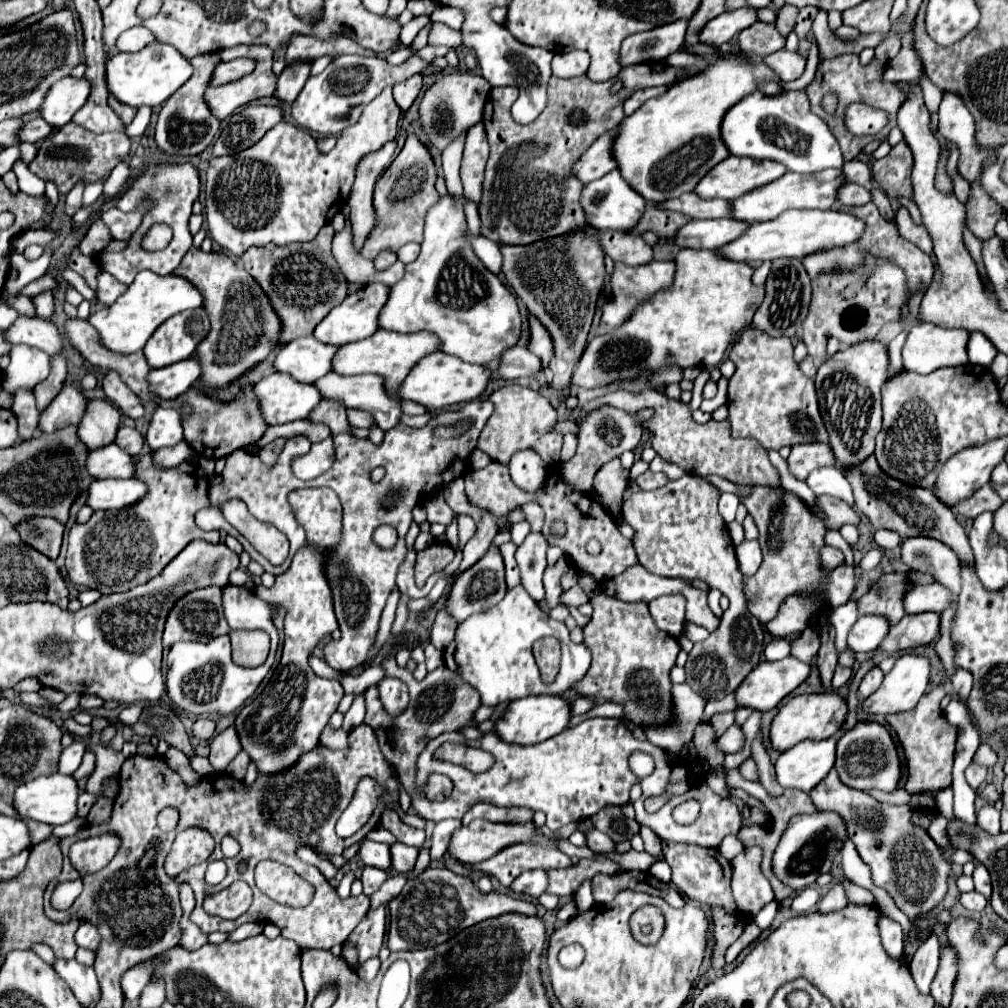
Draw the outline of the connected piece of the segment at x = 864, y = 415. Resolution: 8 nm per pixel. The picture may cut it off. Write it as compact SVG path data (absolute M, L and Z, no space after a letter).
M864 341L838 351L824 361L814 379L820 415L830 435L830 447L836 455L840 469L860 465L874 453L874 439L882 427L880 387L888 379L888 353L886 345L878 341Z

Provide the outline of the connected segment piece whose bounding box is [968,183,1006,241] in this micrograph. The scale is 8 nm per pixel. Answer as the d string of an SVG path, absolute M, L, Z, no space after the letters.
M972 185L972 195L968 201L968 229L982 241L994 235L994 225L1004 218L1004 210L994 199L990 199L980 185Z

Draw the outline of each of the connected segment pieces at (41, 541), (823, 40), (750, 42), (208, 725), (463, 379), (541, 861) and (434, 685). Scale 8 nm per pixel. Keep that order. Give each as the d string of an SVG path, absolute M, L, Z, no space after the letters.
M34 517L34 519L20 523L16 529L18 529L22 541L26 541L28 545L32 545L34 549L38 549L40 553L44 553L50 559L58 557L64 525L58 523L56 519Z
M818 9L818 15L812 23L812 33L814 33L818 47L820 47L820 59L836 57L842 53L856 53L858 55L864 47L876 47L886 37L886 35L860 35L854 43L844 43L838 37L834 37L832 29L826 23L826 11L820 11L820 9Z
M756 21L756 25L750 25L740 33L738 43L740 43L740 49L750 57L762 59L774 51L780 51L786 43L786 37L780 35L774 25Z
M196 719L192 731L200 739L210 739L214 735L214 731L216 731L216 721L212 721L212 719Z
M428 353L428 357L422 357L408 373L408 377L400 385L400 397L410 399L414 403L424 405L426 409L446 409L450 405L468 403L478 399L490 381L492 373L480 365L470 365L460 361L458 357L446 355L446 353Z
M520 843L508 849L502 849L502 853L496 853L496 857L482 861L482 865L466 865L466 867L472 871L480 871L490 877L496 877L504 887L508 887L524 871L560 869L560 867L570 867L570 865L572 865L570 857L560 853L554 847Z
M392 655L384 657L382 665L384 665L388 677L396 677L408 685L410 705L400 717L386 715L386 711L382 709L380 699L378 699L378 687L374 685L374 687L366 689L366 693L364 693L366 725L370 725L374 729L378 743L382 741L380 749L382 749L386 761L398 769L402 785L406 787L408 793L412 793L414 791L414 779L416 779L416 757L424 749L424 745L428 743L428 741L420 741L420 739L422 737L434 739L440 733L456 731L458 727L464 727L464 725L476 725L472 721L472 715L480 707L480 695L476 693L476 689L472 689L468 683L464 683L456 673L448 671L448 667L444 667L444 665L430 671L422 681L416 681L408 669L398 667Z

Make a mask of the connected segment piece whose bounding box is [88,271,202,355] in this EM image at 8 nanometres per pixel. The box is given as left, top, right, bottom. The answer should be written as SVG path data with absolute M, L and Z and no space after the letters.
M140 271L134 283L128 287L128 291L120 295L114 305L98 309L88 317L88 321L98 331L100 345L104 345L114 353L130 355L140 351L144 343L150 339L150 335L156 331L156 327L162 325L166 319L170 319L180 311L196 309L196 307L202 307L202 295L196 291L196 287L190 281L176 275L162 277L152 271Z

